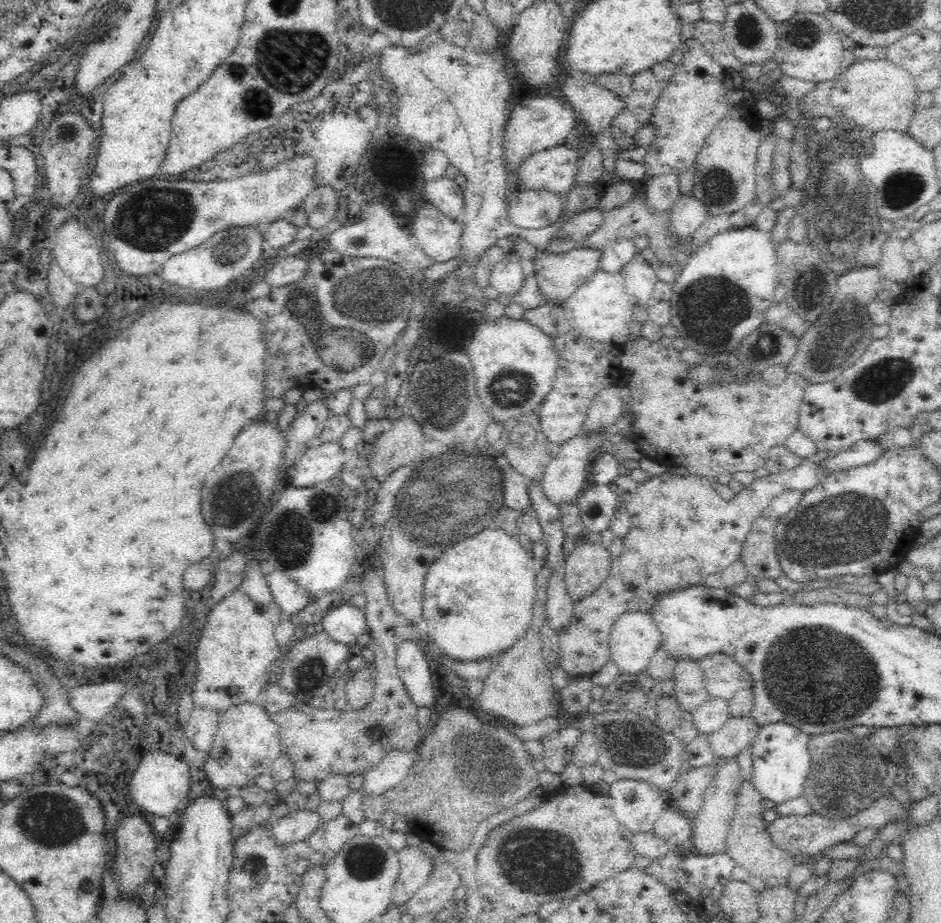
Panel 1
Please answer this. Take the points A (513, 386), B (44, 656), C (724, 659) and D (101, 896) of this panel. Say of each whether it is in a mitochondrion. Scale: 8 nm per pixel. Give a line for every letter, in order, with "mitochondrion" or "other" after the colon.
A: mitochondrion
B: other
C: other
D: other

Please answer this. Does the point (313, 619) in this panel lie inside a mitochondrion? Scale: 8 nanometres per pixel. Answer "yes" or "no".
no

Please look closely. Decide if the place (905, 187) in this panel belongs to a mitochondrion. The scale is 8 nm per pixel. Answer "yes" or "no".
yes

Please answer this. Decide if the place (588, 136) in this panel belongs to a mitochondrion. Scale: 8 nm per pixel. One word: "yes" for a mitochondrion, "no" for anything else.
no

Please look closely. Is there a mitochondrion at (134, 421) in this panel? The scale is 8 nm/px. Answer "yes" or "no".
no

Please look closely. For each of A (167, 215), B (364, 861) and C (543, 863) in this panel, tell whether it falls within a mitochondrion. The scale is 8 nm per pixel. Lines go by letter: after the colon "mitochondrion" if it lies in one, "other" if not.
A: mitochondrion
B: mitochondrion
C: mitochondrion

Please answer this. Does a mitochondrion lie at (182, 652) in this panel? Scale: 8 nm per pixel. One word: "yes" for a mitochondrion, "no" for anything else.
no

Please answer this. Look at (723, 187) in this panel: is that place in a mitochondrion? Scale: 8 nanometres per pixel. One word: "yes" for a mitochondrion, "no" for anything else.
yes

